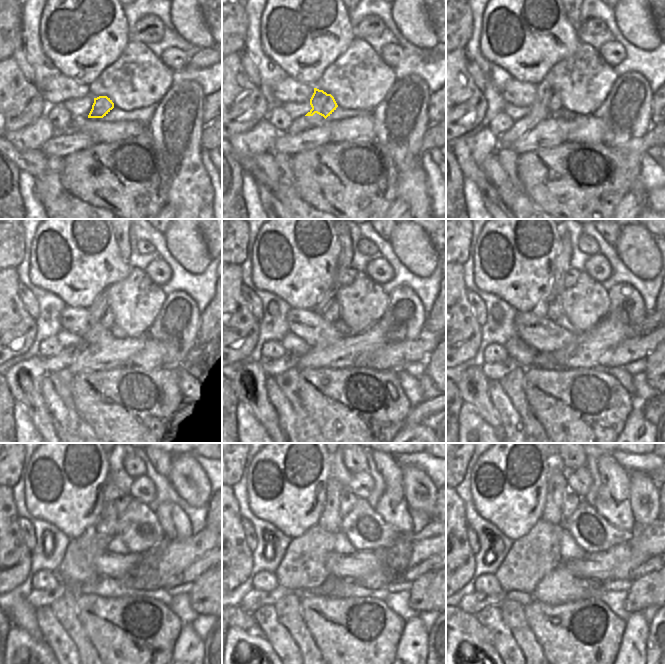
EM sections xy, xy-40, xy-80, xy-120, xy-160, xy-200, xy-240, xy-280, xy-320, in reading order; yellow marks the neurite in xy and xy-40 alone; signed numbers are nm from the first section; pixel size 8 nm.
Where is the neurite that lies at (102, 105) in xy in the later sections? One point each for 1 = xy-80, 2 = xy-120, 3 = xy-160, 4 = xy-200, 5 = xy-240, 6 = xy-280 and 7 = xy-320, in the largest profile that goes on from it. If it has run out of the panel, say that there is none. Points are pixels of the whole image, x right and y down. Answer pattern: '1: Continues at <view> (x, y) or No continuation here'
1: Continues at xy-80 (547, 103)
2: Continues at xy-120 (100, 312)
3: Continues at xy-160 (328, 307)
4: Continues at xy-200 (552, 307)
5: Continues at xy-240 (106, 524)
6: Continues at xy-280 (330, 519)
7: Continues at xy-320 (557, 485).

